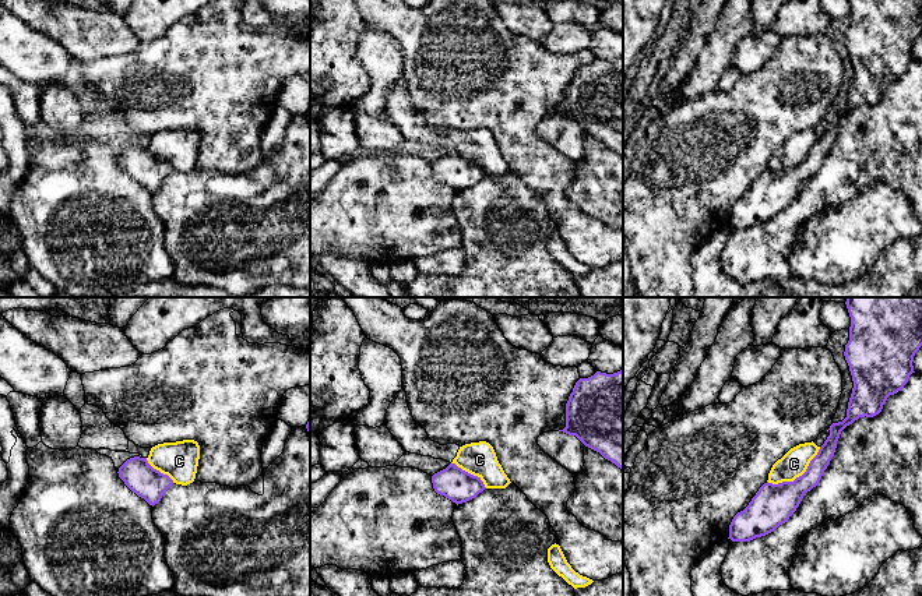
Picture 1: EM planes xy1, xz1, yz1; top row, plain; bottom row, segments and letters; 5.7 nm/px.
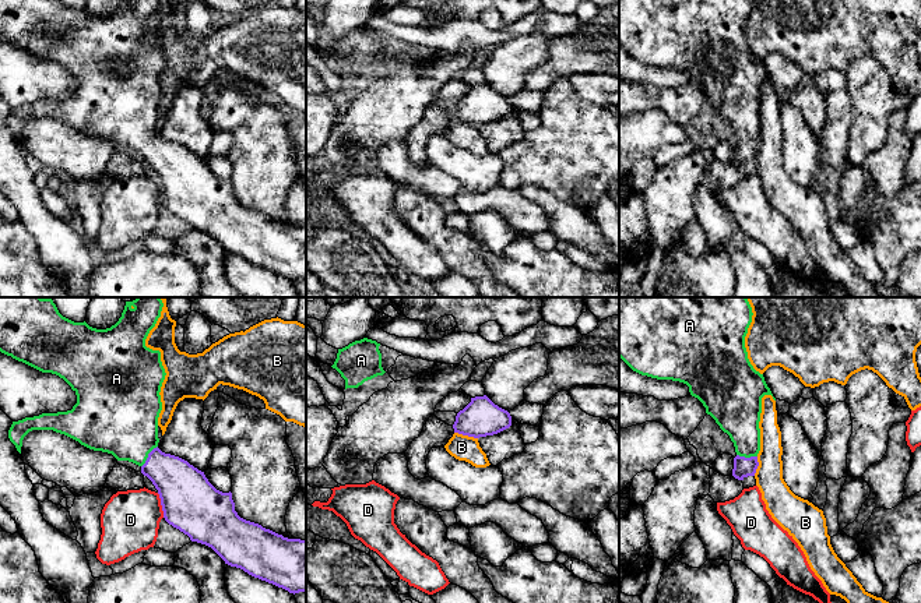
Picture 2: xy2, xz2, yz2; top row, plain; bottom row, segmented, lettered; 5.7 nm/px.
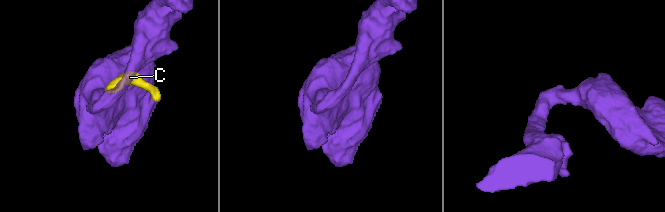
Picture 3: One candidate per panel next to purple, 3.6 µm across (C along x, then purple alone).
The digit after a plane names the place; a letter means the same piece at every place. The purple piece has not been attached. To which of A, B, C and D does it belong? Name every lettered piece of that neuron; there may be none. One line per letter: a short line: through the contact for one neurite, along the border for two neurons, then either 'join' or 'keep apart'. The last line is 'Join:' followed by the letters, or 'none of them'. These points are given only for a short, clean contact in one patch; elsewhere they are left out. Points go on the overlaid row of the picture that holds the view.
A: line xy2 (180, 486), (148, 457), (123, 422); join
B: keep apart
C: line yz1 (820, 447), (808, 468), (792, 480), (767, 482); keep apart
D: line xy2 (157, 493), (164, 517); keep apart
Join: A

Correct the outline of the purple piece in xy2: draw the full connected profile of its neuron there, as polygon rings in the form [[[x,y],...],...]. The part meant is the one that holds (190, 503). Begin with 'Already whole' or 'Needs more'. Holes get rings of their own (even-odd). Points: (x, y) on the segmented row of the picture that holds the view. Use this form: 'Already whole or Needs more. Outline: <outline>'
Needs more. Outline: [[[0,297],[0,352],[22,362],[42,373],[52,373],[63,378],[77,395],[77,403],[71,410],[42,413],[13,422],[8,438],[21,454],[22,440],[32,430],[53,430],[64,434],[81,445],[112,454],[117,461],[129,461],[141,468],[158,490],[165,521],[197,542],[211,547],[231,567],[236,567],[249,575],[273,583],[289,593],[306,592],[306,540],[288,539],[259,523],[246,521],[235,511],[232,493],[217,490],[187,461],[165,454],[158,448],[158,417],[162,410],[161,387],[165,380],[165,368],[161,352],[145,346],[150,331],[161,317],[164,303],[159,297],[137,297],[126,302],[119,321],[106,329],[96,329],[84,322],[74,322],[63,317],[52,299],[42,297]]]

